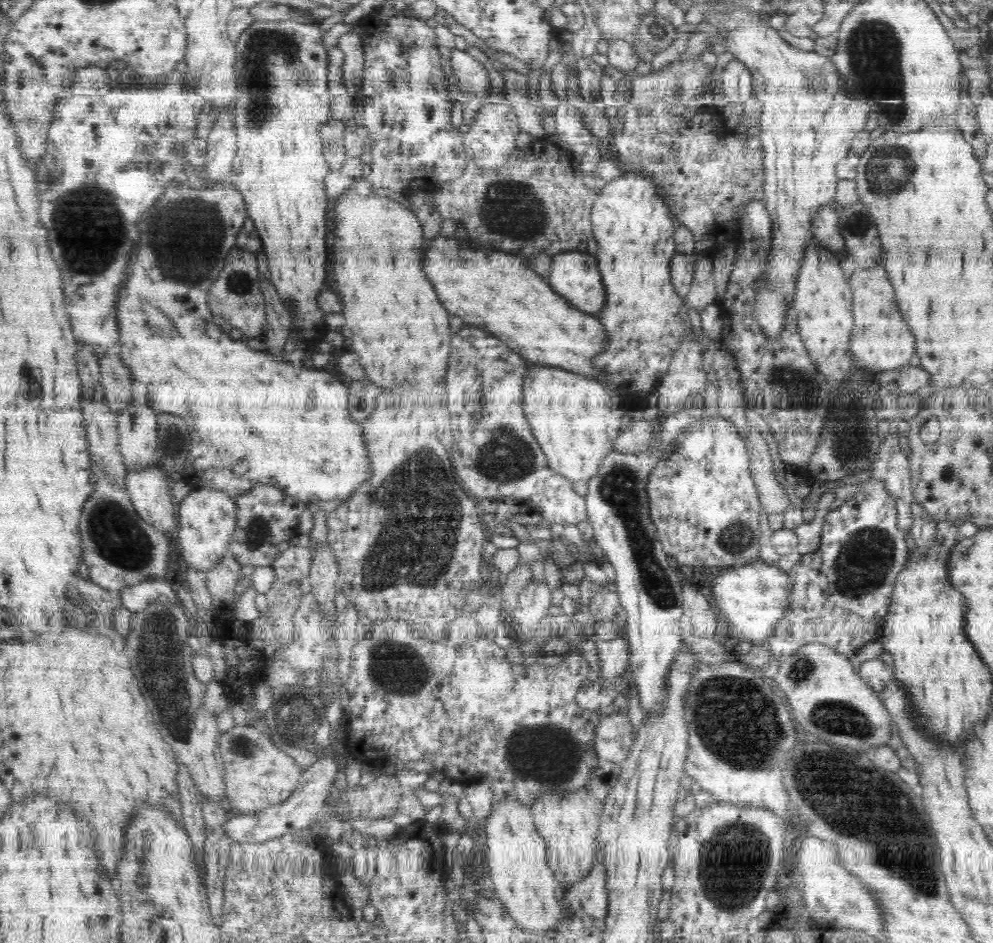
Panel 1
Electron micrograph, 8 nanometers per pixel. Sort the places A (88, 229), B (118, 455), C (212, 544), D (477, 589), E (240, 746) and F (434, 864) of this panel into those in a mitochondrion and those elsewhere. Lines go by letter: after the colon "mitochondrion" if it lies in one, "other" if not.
A: mitochondrion
B: other
C: other
D: other
E: mitochondrion
F: other

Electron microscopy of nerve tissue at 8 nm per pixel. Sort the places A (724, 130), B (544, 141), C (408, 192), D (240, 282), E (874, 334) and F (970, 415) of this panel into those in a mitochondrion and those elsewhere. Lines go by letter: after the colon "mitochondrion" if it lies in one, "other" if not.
A: other
B: other
C: other
D: mitochondrion
E: other
F: other

